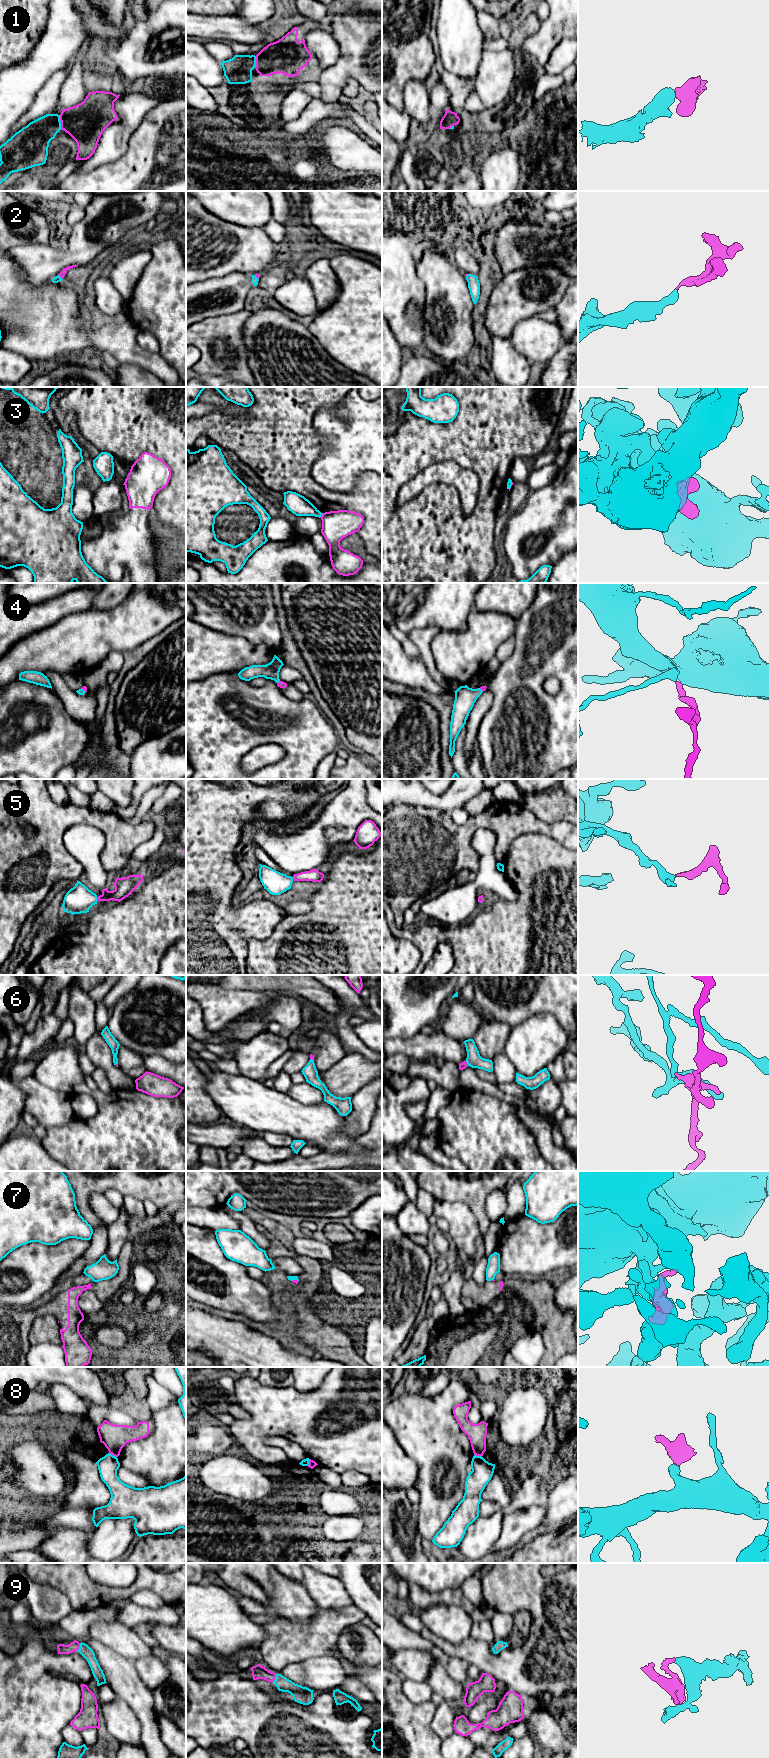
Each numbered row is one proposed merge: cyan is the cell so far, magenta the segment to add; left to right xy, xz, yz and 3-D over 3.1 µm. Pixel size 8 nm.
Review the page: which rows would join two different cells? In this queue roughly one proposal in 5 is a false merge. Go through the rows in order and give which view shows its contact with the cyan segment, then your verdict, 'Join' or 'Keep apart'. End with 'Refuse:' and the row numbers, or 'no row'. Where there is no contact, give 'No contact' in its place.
1: Touches cyan in xy. Join
2: Touches cyan in xy. Join
3: Touches cyan in xz. Keep apart
4: Touches cyan in xy. Join
5: Touches cyan in xy. Join
6: Touches cyan in yz. Join
7: Touches cyan in xz. Keep apart
8: Touches cyan in xy. Keep apart
9: Touches cyan in xy. Join
Refuse: 3, 7, 8

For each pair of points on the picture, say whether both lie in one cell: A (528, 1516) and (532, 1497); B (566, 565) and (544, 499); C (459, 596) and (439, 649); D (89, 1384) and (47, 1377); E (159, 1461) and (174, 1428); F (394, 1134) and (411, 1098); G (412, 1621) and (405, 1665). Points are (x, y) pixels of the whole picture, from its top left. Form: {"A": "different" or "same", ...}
{"A": "different", "B": "different", "C": "different", "D": "same", "E": "same", "F": "same", "G": "different"}

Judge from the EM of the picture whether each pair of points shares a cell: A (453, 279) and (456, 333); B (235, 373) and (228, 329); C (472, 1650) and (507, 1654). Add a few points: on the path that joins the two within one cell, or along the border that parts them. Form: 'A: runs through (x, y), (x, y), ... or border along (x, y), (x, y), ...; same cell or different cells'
A: runs through (453, 292), (453, 306), (458, 320); same cell
B: runs through (230, 362), (224, 354), (224, 340); same cell
C: runs through (481, 1655), (484, 1658), (498, 1658); same cell

